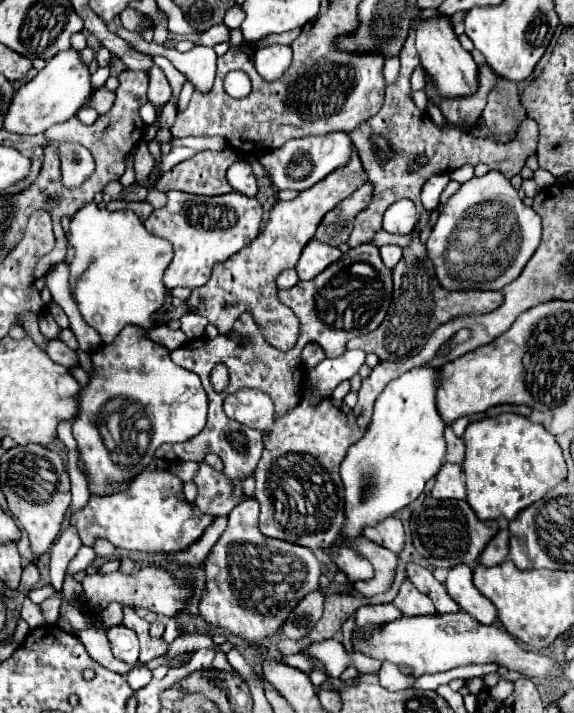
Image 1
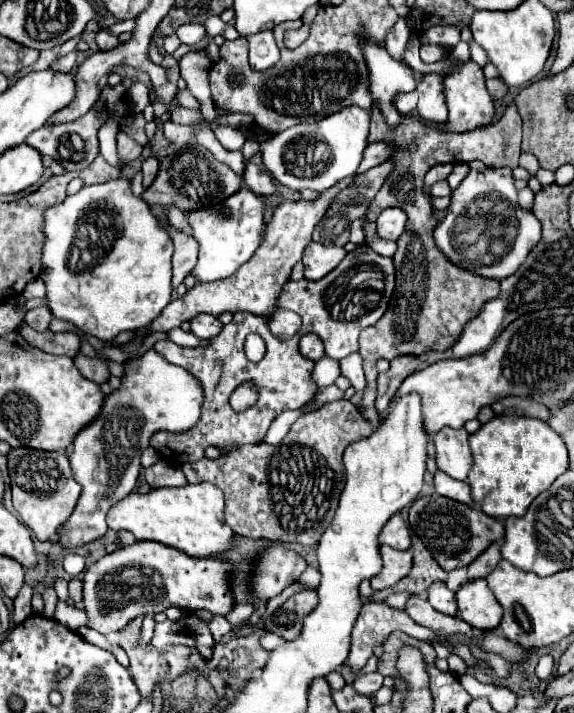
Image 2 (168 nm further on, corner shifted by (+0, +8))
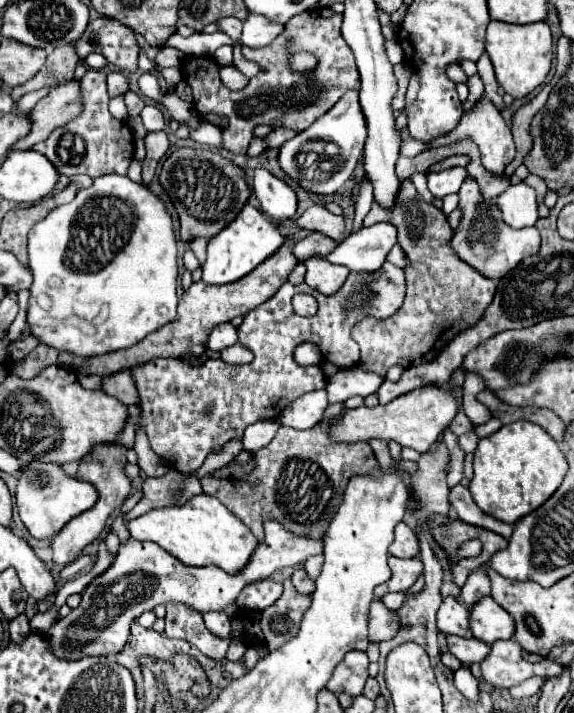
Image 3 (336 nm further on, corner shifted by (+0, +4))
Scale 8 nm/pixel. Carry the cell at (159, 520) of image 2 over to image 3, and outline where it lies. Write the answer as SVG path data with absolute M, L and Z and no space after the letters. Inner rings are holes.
M202 493L194 495L194 499L184 505L174 507L158 507L140 515L138 519L124 521L130 535L138 541L154 541L178 561L194 567L218 565L226 573L238 573L250 559L258 541L250 533L250 529L238 521L214 495Z

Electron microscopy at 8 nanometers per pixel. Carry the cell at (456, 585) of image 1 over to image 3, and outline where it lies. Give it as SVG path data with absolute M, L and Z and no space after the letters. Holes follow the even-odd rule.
M486 595L486 599L480 599L474 609L470 609L470 631L484 643L510 639L514 635L514 619Z

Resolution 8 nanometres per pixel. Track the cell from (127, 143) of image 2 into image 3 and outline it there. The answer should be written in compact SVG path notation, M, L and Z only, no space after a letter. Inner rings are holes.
M96 69L86 71L86 75L82 77L82 99L84 99L84 113L78 115L72 123L58 127L46 141L34 145L34 151L40 151L42 155L46 155L48 161L62 175L78 175L78 173L86 173L90 177L100 177L108 173L126 175L132 163L134 141L132 141L132 133L128 125L122 121L116 121L108 111L110 97L106 93L104 71L96 71Z

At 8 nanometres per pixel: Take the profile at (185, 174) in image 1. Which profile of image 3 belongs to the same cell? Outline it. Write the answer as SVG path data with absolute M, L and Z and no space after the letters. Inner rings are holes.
M208 147L176 149L170 157L166 157L162 165L160 185L176 207L180 219L180 237L184 243L194 237L214 237L220 229L226 227L226 223L230 223L240 213L250 197L246 171Z

